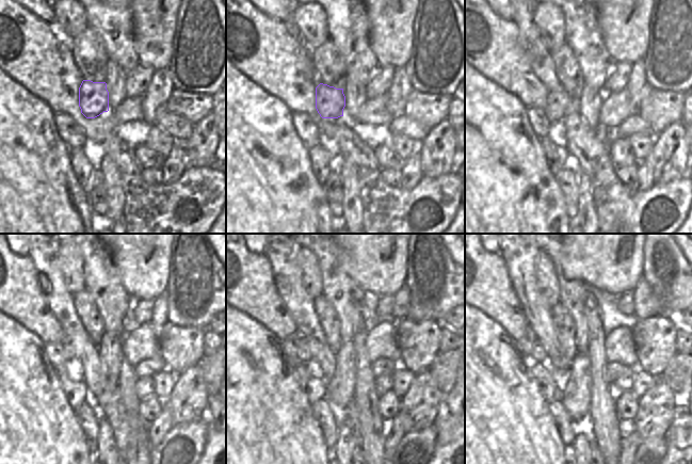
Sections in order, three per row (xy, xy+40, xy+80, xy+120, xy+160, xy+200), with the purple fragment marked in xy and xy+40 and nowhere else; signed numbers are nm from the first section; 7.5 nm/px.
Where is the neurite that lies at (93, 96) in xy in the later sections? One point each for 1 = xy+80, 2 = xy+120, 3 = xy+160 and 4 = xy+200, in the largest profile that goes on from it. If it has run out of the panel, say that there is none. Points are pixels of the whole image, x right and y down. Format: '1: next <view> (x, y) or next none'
1: next xy+80 (560, 104)
2: next xy+120 (68, 353)
3: next xy+160 (303, 353)
4: next xy+200 (537, 353)

